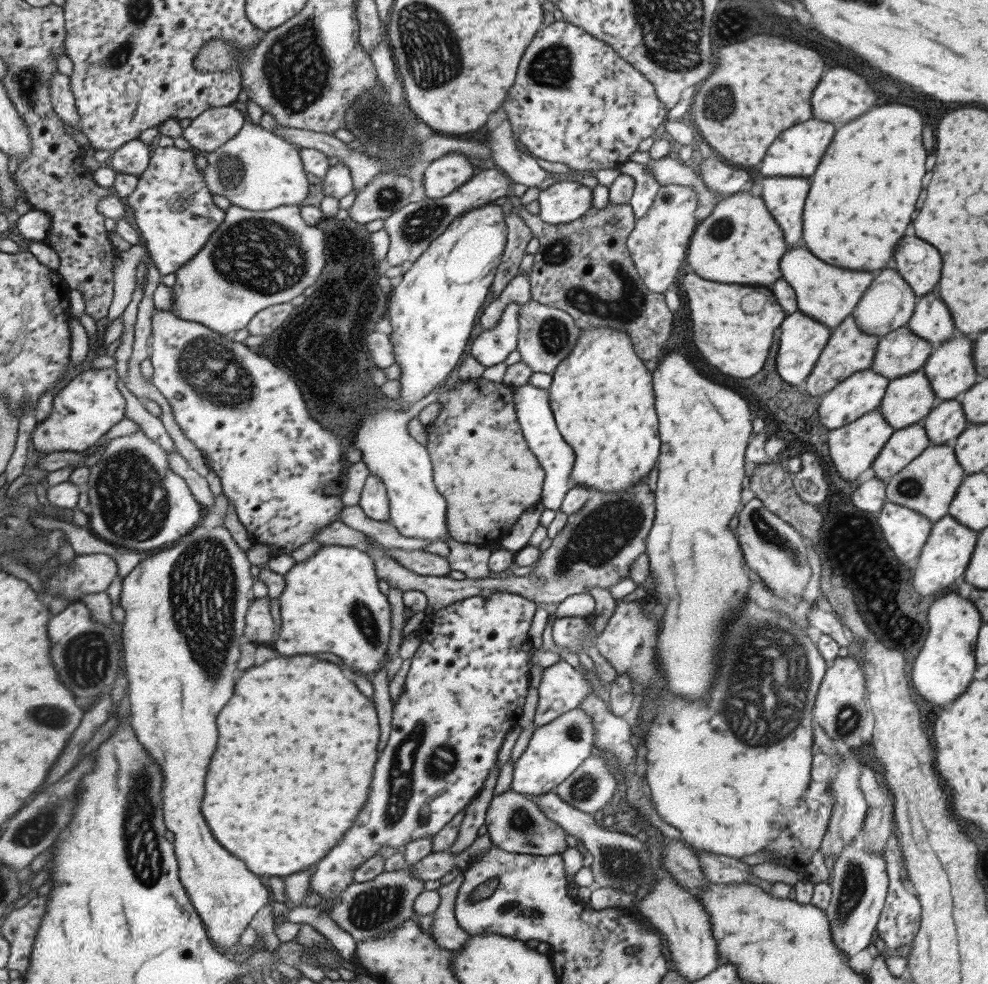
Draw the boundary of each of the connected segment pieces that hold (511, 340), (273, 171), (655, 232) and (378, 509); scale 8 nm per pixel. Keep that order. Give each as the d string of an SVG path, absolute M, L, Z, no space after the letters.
M507 304L497 325L492 329L483 330L471 342L470 356L480 365L495 366L505 361L510 352L517 348L519 305Z
M245 117L242 127L225 144L211 152L201 153L207 164L202 170L202 177L211 194L227 198L231 205L253 211L265 211L276 206L297 205L307 194L307 176L303 170L298 150L277 135L254 125Z
M661 185L648 211L635 221L633 230L627 235L626 249L649 292L663 295L680 276L678 270L685 261L689 237L697 225L694 212L698 205L698 196L693 188Z
M367 476L356 505L371 520L389 521L386 490L378 476Z

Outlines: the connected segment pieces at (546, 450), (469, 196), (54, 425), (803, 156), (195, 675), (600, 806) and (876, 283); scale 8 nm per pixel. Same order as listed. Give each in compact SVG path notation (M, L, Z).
M529 384L522 385L514 388L513 404L516 421L521 428L527 448L544 470L540 503L547 510L559 510L567 489L572 486L570 472L572 471L574 452L561 439L557 431L551 407L549 406L548 391L535 388Z
M483 169L447 196L438 199L424 197L418 202L406 204L392 212L383 221L382 226L382 229L389 235L386 262L390 266L399 266L404 262L412 263L457 216L461 216L470 208L477 208L483 204L491 203L496 198L505 196L511 182L507 177L505 172L498 172L497 169Z
M113 368L88 369L77 373L52 398L52 411L31 432L37 452L84 452L124 418L125 399L117 390Z
M807 120L803 124L797 124L785 132L781 132L781 136L777 136L777 140L773 140L761 159L761 164L757 166L757 172L760 176L793 176L793 177L810 177L817 168L821 157L824 155L825 149L830 143L831 136L835 134L837 126L821 120Z
M197 525L192 528L186 535L183 535L175 544L170 547L163 548L156 552L150 552L145 560L141 560L129 574L122 578L121 590L119 592L118 605L125 612L121 628L119 628L120 643L122 644L121 659L122 667L127 679L127 702L129 702L130 723L136 734L136 739L142 744L142 747L148 752L148 755L158 764L161 769L161 796L159 796L159 808L163 810L161 818L165 822L165 828L173 833L174 840L173 853L178 864L178 879L183 885L186 895L190 900L198 918L205 926L206 936L211 940L212 944L216 944L221 948L233 947L238 944L237 940L243 928L249 924L253 915L259 909L267 905L269 892L267 888L261 884L261 880L256 874L249 872L249 869L243 866L241 860L233 858L229 852L225 852L209 833L209 828L203 822L203 816L199 812L199 804L201 804L201 796L203 796L203 776L207 772L207 764L209 764L209 756L213 754L215 748L215 740L217 740L217 730L215 730L215 716L217 712L223 708L223 704L229 700L231 690L233 690L233 682L237 680L239 672L235 670L235 660L239 654L239 636L243 635L244 616L251 600L251 585L255 581L250 574L250 562L246 557L246 552L241 550L233 541L229 532L224 527L216 526L211 529Z
M589 755L553 792L563 803L585 814L608 809L617 778L603 756Z
M893 266L886 268L887 270L881 270L877 278L869 284L869 288L863 292L861 300L857 302L850 314L861 332L878 337L906 325L913 314L917 300L909 285L899 276Z

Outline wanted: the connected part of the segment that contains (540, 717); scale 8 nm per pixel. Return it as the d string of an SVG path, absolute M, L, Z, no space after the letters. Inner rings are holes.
M562 661L544 668L539 686L536 688L538 700L533 715L534 726L547 724L550 720L561 716L561 713L575 708L591 692L591 684L589 680L587 683L586 679L589 679L587 675L581 675L571 665L564 664Z

